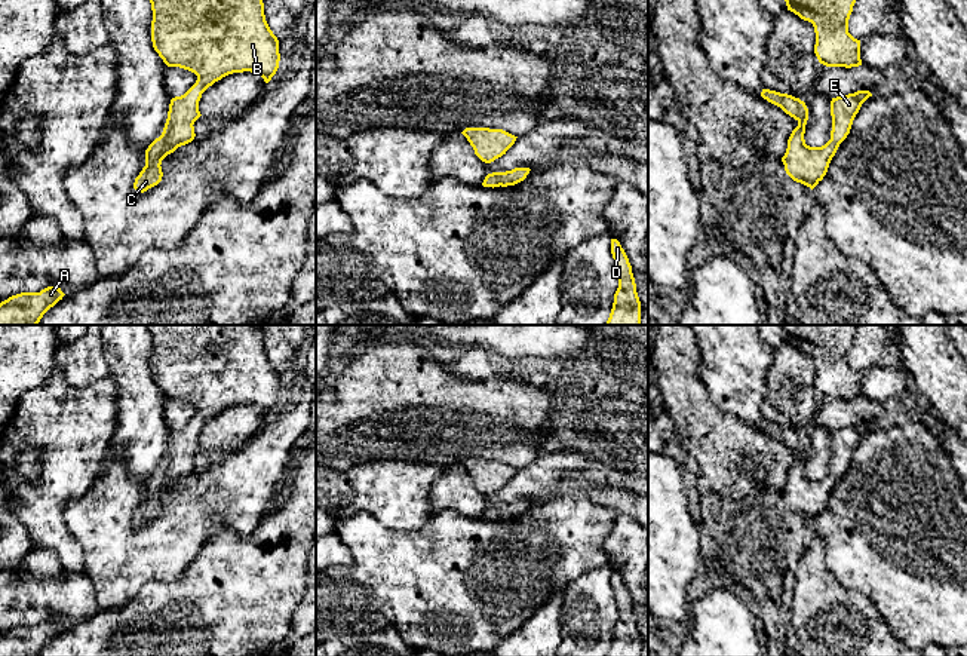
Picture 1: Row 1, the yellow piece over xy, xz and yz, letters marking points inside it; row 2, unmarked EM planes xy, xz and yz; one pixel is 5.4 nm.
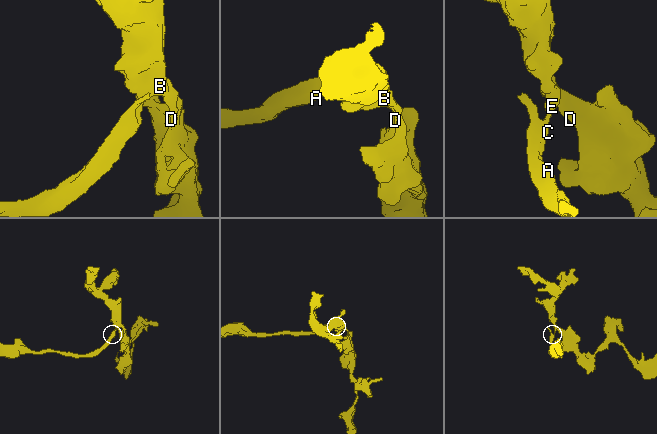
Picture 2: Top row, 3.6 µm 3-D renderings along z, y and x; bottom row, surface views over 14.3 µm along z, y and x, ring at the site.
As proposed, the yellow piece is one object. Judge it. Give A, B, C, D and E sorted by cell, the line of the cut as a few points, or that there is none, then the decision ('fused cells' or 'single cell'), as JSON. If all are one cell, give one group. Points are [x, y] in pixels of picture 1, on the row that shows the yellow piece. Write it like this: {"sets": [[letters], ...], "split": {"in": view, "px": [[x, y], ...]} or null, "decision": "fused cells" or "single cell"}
{"sets": [["A", "B", "C", "D", "E"]], "split": null, "decision": "single cell"}

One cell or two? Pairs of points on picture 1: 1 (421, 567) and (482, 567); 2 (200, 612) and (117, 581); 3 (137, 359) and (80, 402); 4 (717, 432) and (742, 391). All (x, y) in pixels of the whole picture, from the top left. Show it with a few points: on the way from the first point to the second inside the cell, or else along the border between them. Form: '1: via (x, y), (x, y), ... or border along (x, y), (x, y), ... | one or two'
1: via (436, 572), (467, 572) | one
2: border along (174, 581), (147, 581), (126, 604), (110, 609) | two
3: border along (110, 374), (117, 386), (119, 413) | two
4: border along (705, 386), (709, 398), (721, 410), (760, 428) | two

